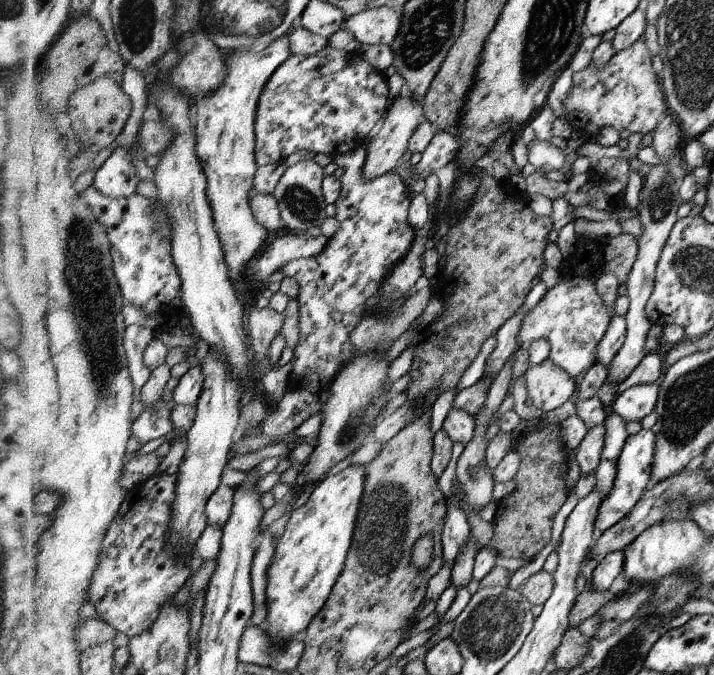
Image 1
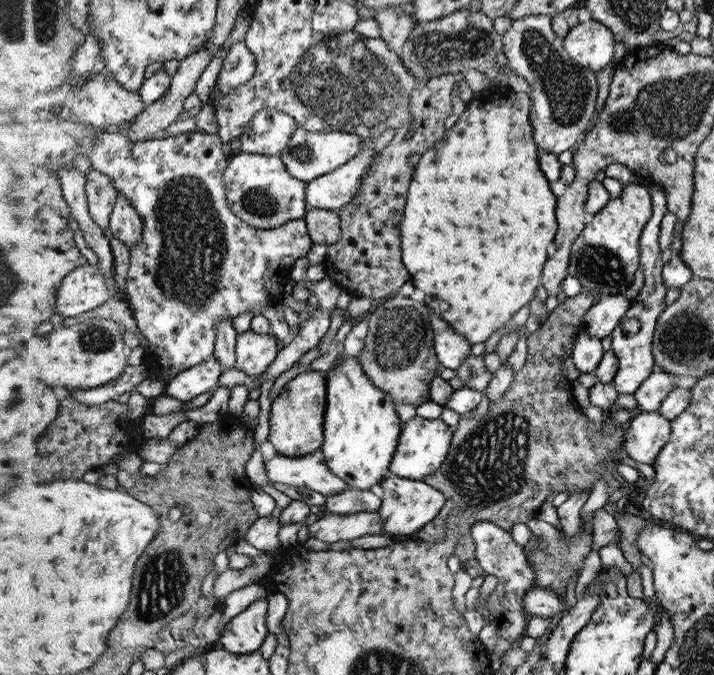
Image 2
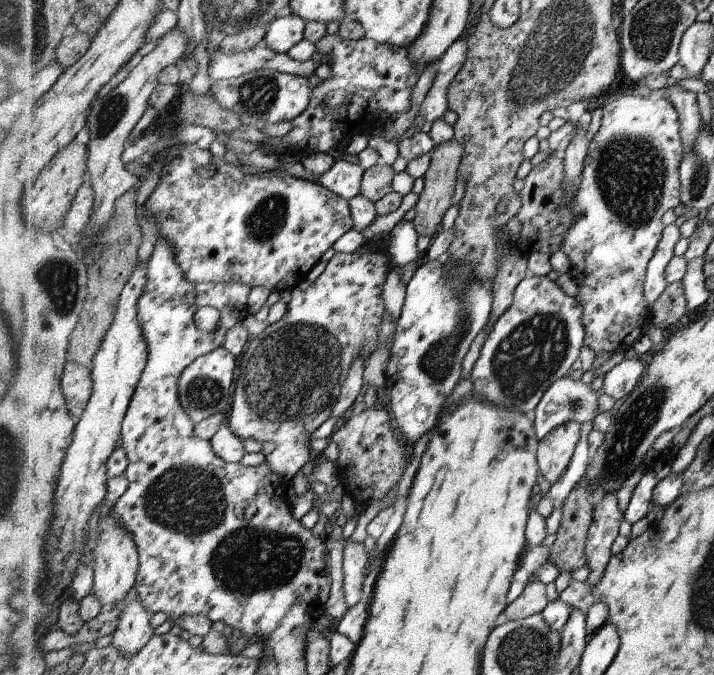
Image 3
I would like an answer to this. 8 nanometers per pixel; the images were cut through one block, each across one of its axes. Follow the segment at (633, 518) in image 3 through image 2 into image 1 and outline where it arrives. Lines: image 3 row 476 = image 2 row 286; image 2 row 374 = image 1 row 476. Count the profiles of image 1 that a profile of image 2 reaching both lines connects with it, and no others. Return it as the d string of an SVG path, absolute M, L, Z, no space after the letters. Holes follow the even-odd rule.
M642 429L633 435L628 435L622 452L617 460L616 476L610 492L601 500L601 505L594 521L596 536L607 531L611 526L620 522L632 507L640 500L644 491L648 489L651 478L652 463L654 460L655 436L650 430Z

